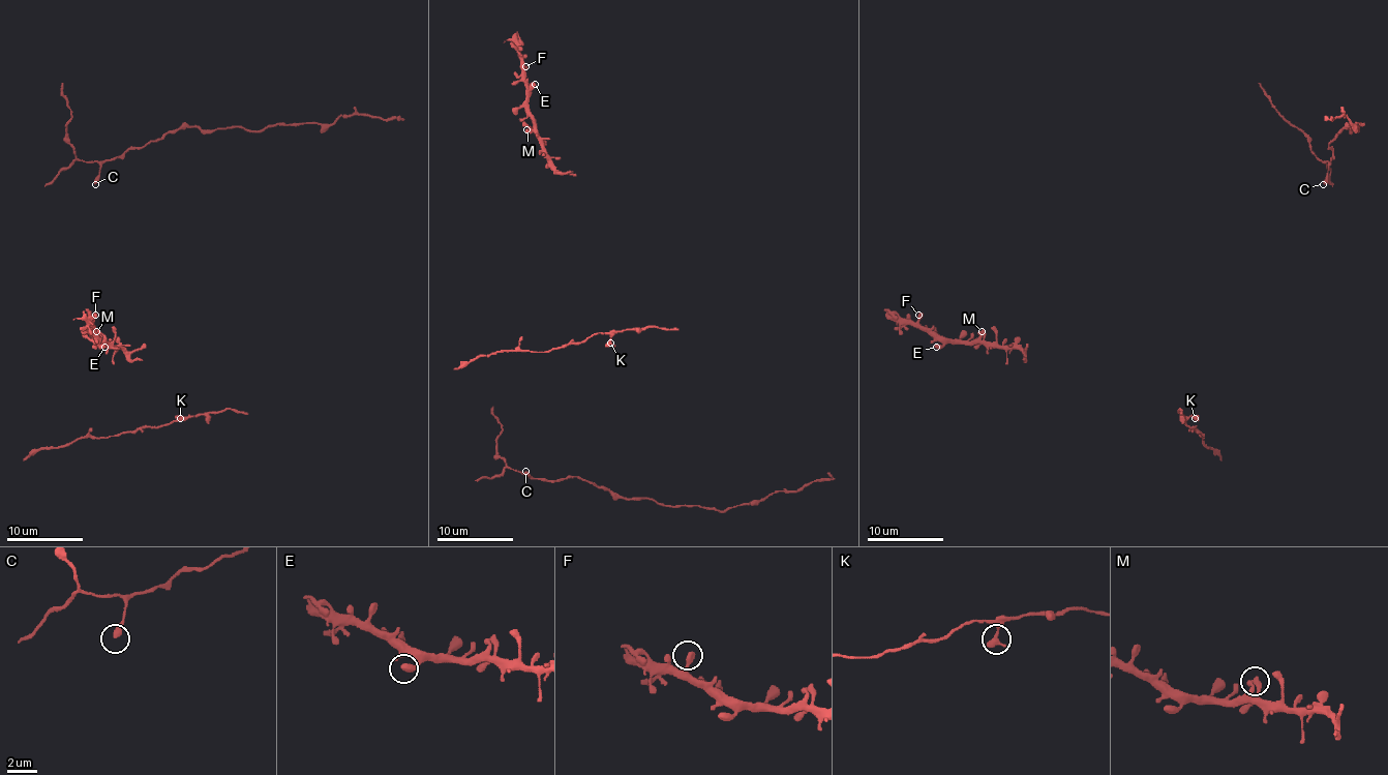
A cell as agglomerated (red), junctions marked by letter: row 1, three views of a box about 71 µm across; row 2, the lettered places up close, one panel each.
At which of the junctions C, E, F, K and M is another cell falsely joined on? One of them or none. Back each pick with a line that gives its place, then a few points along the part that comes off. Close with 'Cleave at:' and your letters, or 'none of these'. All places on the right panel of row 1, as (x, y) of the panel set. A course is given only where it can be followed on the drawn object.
Cleave at: none of these

